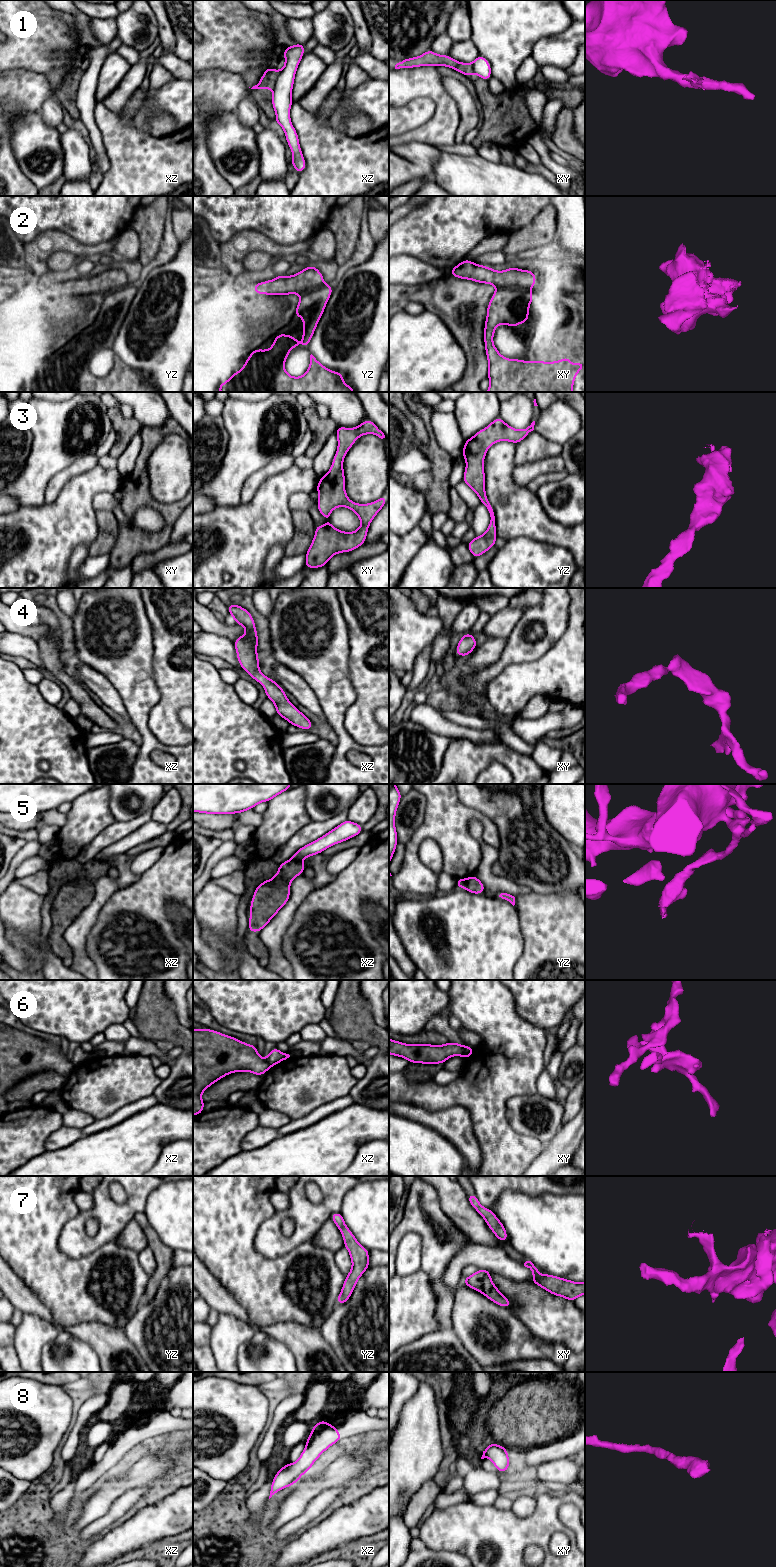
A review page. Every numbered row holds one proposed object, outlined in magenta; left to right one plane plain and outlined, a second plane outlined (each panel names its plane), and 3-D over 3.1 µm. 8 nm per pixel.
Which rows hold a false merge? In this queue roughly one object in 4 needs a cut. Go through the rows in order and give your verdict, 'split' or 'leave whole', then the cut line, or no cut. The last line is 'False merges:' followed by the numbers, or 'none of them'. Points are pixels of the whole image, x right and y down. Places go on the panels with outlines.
1: split; cut in xz along (279, 71), (273, 89)
2: leave whole; no cut
3: leave whole; no cut
4: leave whole; no cut
5: split; cut in xz along (291, 858), (300, 861)
6: split; cut in xy along (463, 1046), (464, 1056)
7: leave whole; no cut
8: leave whole; no cut
False merges: 1, 5, 6

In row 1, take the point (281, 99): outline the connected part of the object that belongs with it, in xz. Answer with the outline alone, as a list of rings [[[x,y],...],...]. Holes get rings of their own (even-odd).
[[[297,43],[293,46],[285,47],[283,55],[285,65],[279,71],[272,95],[272,106],[276,113],[275,122],[279,124],[284,132],[288,146],[293,153],[290,163],[293,164],[294,170],[300,174],[306,168],[306,161],[303,157],[299,145],[299,137],[291,123],[290,108],[294,102],[291,94],[295,80],[297,67],[304,55],[305,45]]]

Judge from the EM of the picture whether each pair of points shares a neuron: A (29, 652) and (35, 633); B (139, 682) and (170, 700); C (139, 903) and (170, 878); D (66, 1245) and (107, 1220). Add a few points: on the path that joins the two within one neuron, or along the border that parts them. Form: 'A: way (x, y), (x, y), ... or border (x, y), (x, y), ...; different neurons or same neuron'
A: border (11, 632), (29, 636), (37, 642); different neurons
B: border (153, 672), (160, 700), (149, 715); different neurons
C: way (147, 896), (162, 883); same neuron
D: way (78, 1244), (91, 1244), (104, 1232); same neuron

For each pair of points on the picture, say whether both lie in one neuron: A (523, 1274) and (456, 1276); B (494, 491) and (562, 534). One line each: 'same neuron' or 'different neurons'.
A: same neuron
B: same neuron

